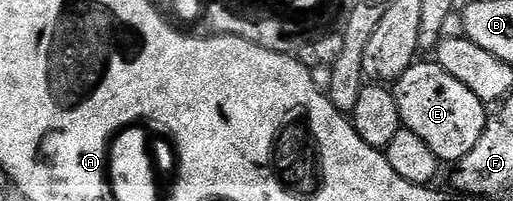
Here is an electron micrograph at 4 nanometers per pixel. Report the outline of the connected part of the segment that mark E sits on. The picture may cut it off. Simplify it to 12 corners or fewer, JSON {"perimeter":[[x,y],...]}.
{"perimeter":[[441,65],[393,82],[400,119],[457,163],[480,143],[487,106]]}

